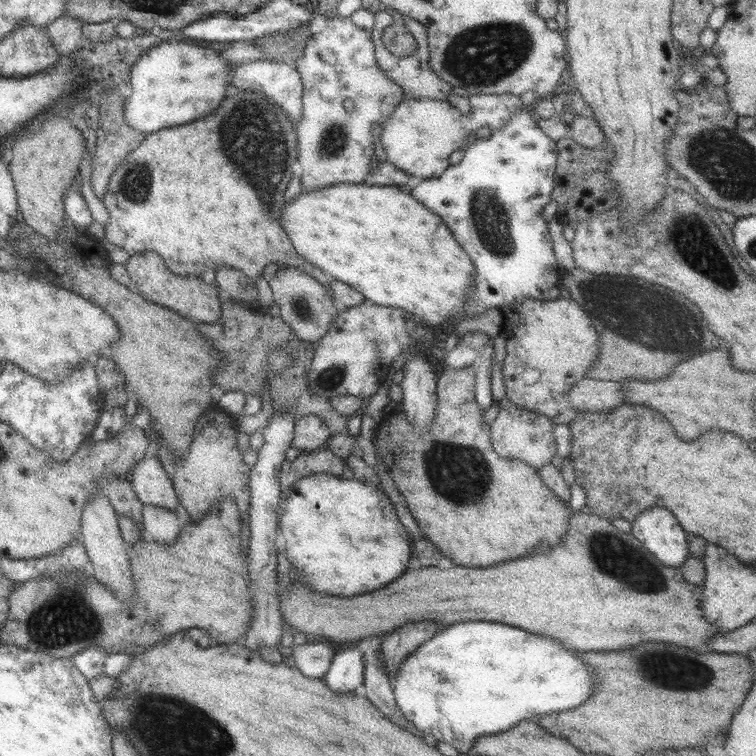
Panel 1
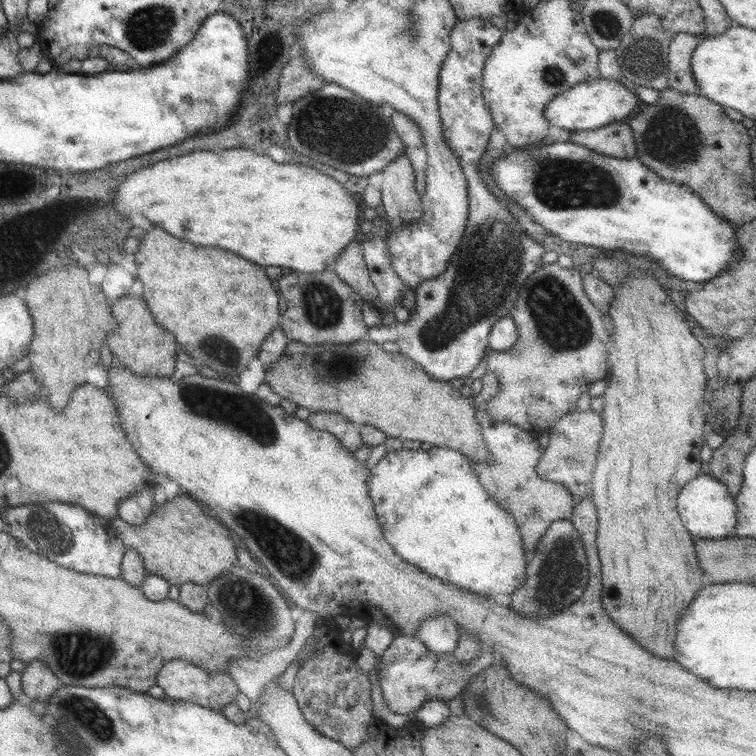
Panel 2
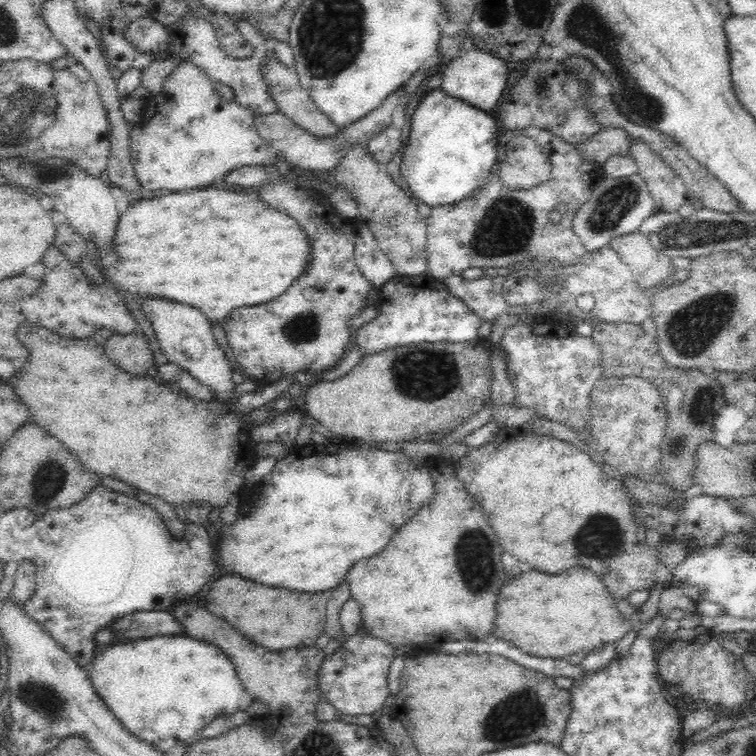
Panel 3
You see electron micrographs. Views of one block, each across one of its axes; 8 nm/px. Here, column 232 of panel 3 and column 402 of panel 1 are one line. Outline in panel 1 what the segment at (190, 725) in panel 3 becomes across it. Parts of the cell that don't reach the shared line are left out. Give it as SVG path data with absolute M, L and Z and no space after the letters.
M459 622L459 624L451 624L447 626L445 630L441 630L439 636L423 642L423 646L419 646L411 656L407 656L407 660L401 664L401 668L396 670L396 675L392 677L391 688L396 700L396 705L402 712L402 715L412 722L419 730L432 734L438 741L447 742L457 750L458 753L467 754L471 750L471 743L480 736L497 734L497 732L505 732L509 730L511 726L515 726L519 720L523 718L531 718L535 716L543 716L543 714L553 714L553 712L561 712L561 710L569 710L569 708L575 708L579 704L583 704L597 687L595 684L595 674L591 674L591 668L583 666L583 662L579 664L579 658L577 654L581 652L575 652L575 650L567 650L561 642L555 642L551 638L545 638L545 636L537 636L537 634L531 634L531 632L525 632L525 630L519 630L515 626L505 626L497 622Z

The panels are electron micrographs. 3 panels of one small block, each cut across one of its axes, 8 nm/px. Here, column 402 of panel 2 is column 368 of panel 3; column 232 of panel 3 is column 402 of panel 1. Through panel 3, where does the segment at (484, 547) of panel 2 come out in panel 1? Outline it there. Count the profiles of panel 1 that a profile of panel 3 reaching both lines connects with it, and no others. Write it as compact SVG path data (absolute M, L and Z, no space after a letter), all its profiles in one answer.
M318 472L294 482L288 494L278 502L278 508L279 530L287 542L285 554L295 566L299 580L303 580L317 592L333 596L373 592L375 588L393 582L401 572L407 570L411 556L409 533L399 521L389 498L372 483Z

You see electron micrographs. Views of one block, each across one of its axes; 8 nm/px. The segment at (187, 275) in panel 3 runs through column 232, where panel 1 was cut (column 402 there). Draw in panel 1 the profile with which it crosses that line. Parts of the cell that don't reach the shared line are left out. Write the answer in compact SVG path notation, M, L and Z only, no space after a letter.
M337 184L301 192L286 203L283 204L279 224L291 241L293 250L308 265L329 273L333 279L355 289L368 301L401 309L432 329L464 311L475 270L467 254L451 238L445 224L409 193L391 186Z

